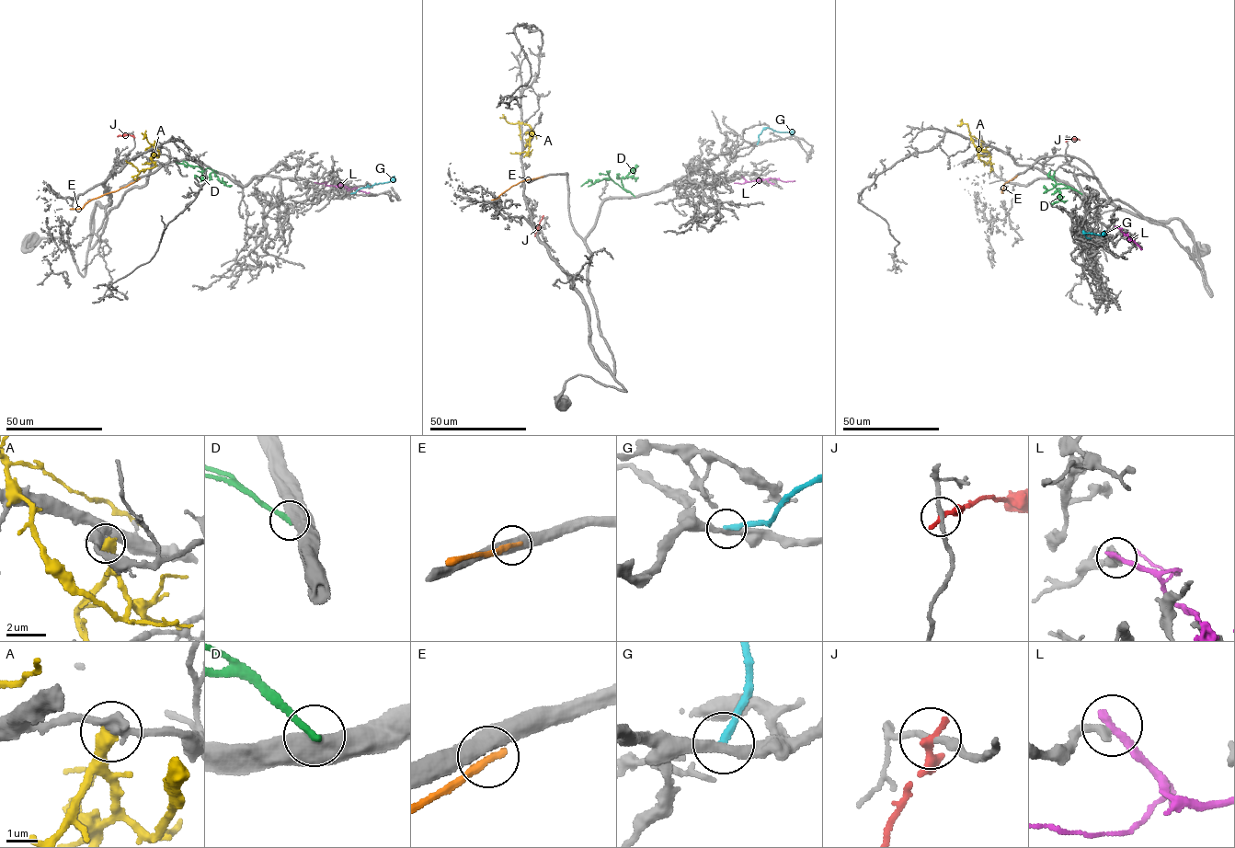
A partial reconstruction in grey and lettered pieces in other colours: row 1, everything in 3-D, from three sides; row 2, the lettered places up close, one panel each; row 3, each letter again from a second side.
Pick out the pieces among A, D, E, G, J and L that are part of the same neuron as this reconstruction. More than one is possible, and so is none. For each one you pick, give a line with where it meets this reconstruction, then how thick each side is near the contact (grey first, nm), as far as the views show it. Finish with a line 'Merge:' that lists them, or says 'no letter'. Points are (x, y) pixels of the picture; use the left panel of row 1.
Merge: no letter

